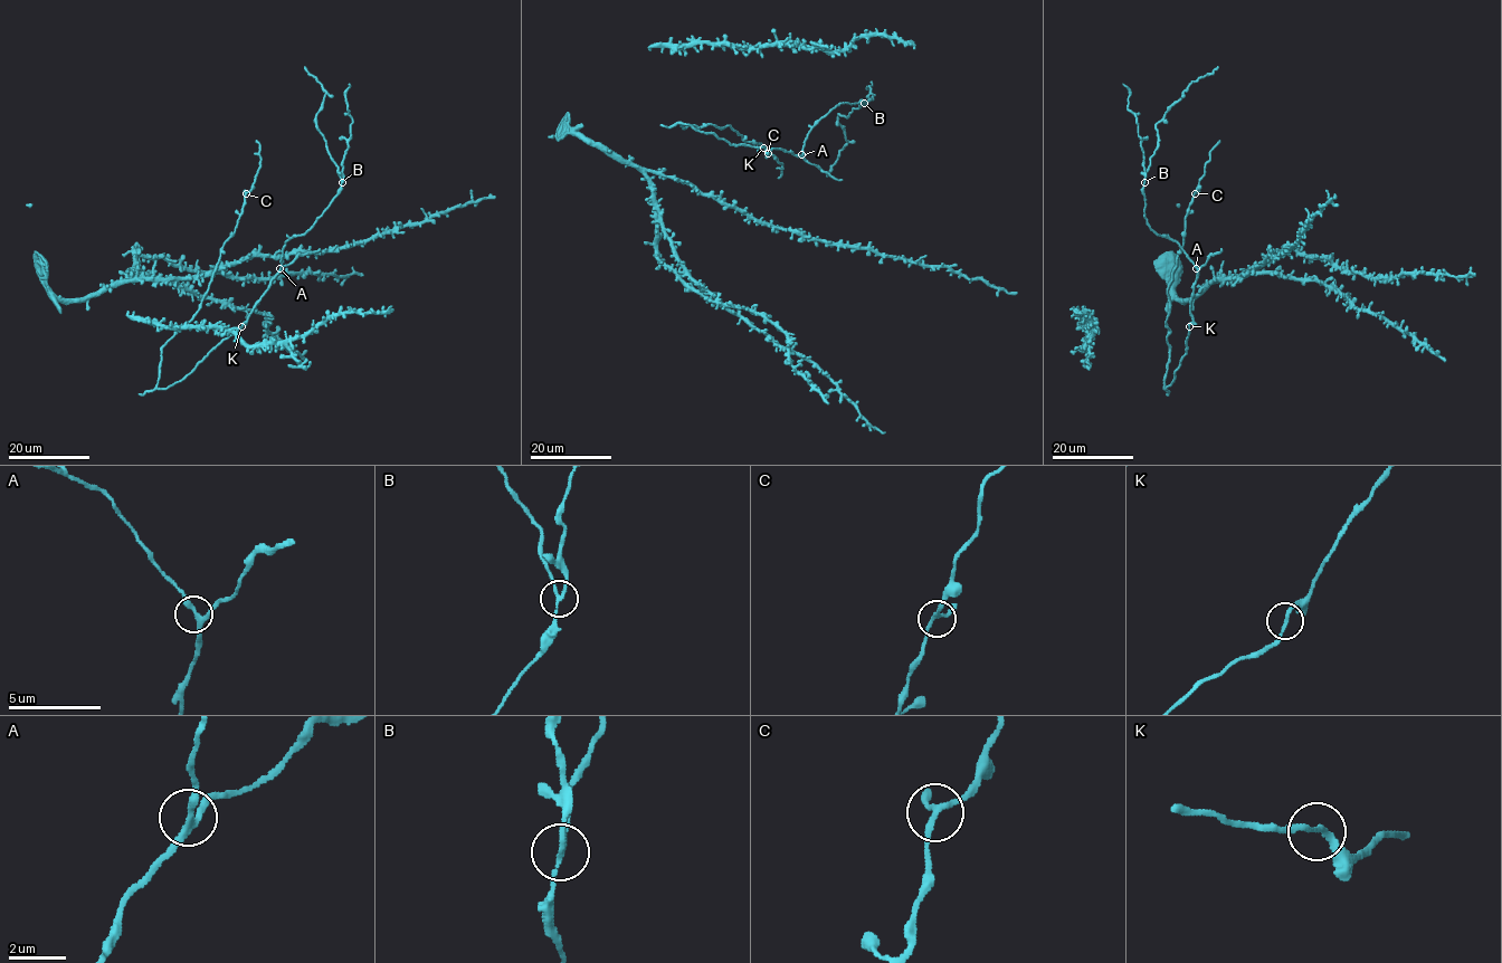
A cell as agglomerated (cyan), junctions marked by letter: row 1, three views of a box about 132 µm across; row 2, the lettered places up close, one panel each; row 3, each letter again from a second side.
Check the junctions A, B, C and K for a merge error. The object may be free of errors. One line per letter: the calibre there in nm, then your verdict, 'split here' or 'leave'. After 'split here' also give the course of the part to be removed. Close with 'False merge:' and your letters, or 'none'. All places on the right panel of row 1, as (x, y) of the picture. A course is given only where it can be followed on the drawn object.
A: calibre 220 nm; leave
B: calibre 130 nm; split here; course (1144, 182), (1139, 124), (1128, 108), (1129, 91), (1123, 84)
C: calibre 190 nm; leave
K: calibre 160 nm; leave
False merge: B

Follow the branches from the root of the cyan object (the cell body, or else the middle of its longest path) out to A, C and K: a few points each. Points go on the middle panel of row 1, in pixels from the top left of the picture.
A: (837, 180), (801, 154)
C: (837, 180), (781, 149), (730, 144), (678, 122), (683, 127), (729, 125), (745, 142), (762, 144), (768, 153)
K: (837, 180), (801, 156), (781, 149), (768, 151), (763, 148)

